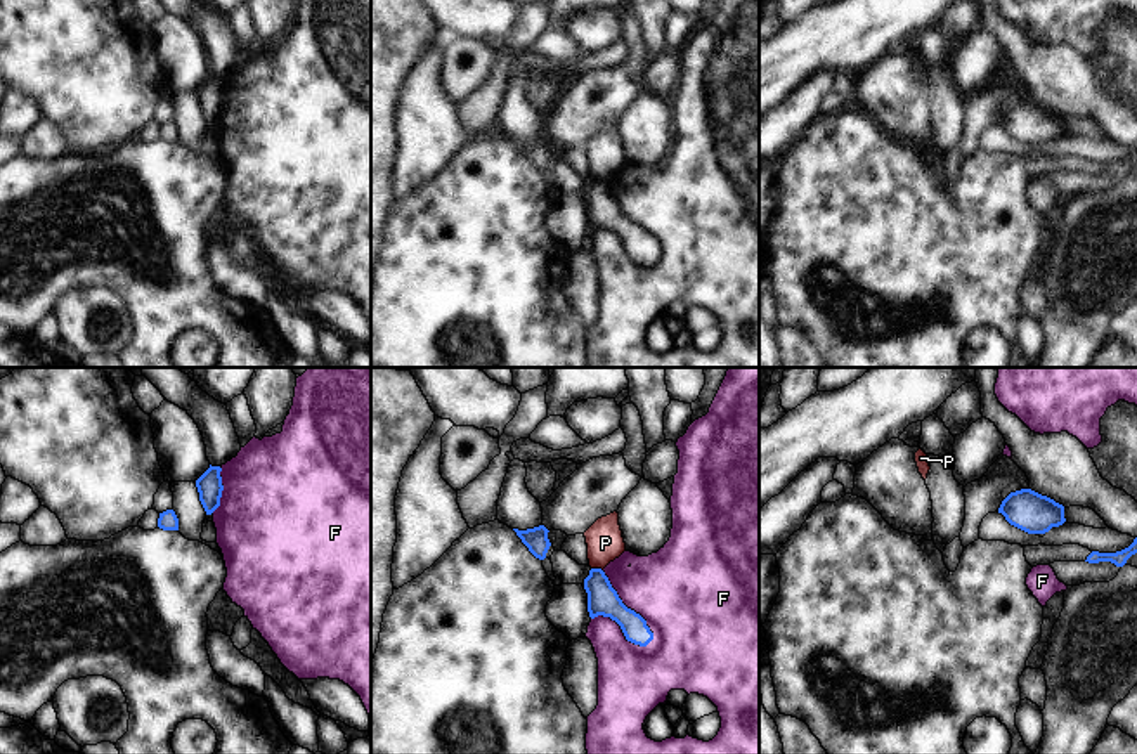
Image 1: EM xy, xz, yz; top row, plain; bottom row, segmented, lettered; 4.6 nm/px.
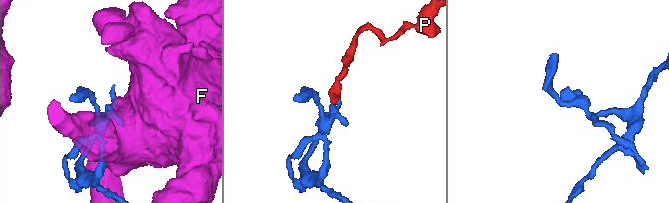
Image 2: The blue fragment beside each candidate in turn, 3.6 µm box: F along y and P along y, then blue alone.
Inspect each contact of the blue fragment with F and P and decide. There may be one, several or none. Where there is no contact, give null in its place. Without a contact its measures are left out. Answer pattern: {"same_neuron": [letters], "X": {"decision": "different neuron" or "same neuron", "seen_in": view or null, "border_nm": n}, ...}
{"same_neuron": [], "F": {"decision": "different neuron", "seen_in": "xz", "border_nm": 420}, "P": {"decision": "different neuron", "seen_in": "xz", "border_nm": 60}}

